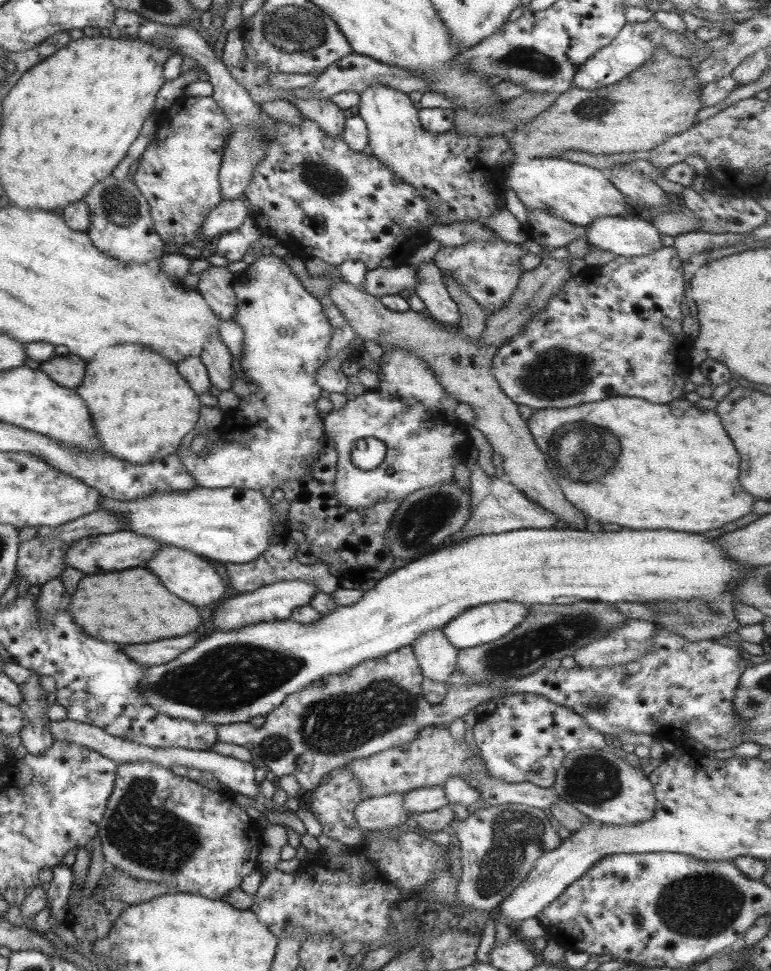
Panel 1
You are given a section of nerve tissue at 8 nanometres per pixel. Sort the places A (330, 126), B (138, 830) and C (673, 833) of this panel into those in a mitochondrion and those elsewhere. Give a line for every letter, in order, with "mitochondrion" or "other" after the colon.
A: other
B: mitochondrion
C: other

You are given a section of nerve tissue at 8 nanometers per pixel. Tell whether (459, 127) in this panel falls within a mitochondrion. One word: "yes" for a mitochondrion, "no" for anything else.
no

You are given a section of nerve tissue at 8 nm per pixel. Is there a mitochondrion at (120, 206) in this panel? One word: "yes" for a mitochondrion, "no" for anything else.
yes

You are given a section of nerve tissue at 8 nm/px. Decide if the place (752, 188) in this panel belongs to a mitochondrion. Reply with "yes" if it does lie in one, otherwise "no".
no

